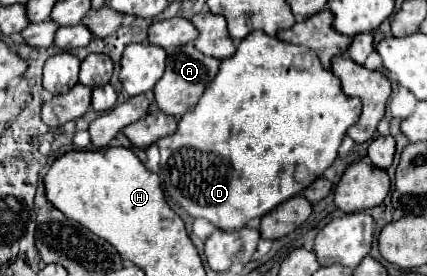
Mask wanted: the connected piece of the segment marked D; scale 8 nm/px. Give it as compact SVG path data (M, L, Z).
M251 31L237 47L237 53L233 57L227 57L221 61L219 73L215 75L215 79L211 81L211 85L205 89L203 97L199 99L197 107L183 115L177 127L177 133L171 137L163 137L157 141L159 151L161 151L161 179L165 183L167 193L177 199L177 203L191 215L191 217L205 217L207 221L211 221L215 227L219 229L241 229L245 227L251 219L255 217L263 217L265 213L269 213L271 209L275 209L277 205L281 205L283 201L299 195L307 185L311 185L315 179L319 179L323 175L323 171L333 165L335 157L337 157L337 149L347 133L347 129L357 123L361 115L361 99L359 97L349 97L343 93L341 89L341 81L327 69L323 69L319 57L307 49L307 47L299 47L299 45L291 45L285 41L279 41L277 37L269 37L263 31Z

